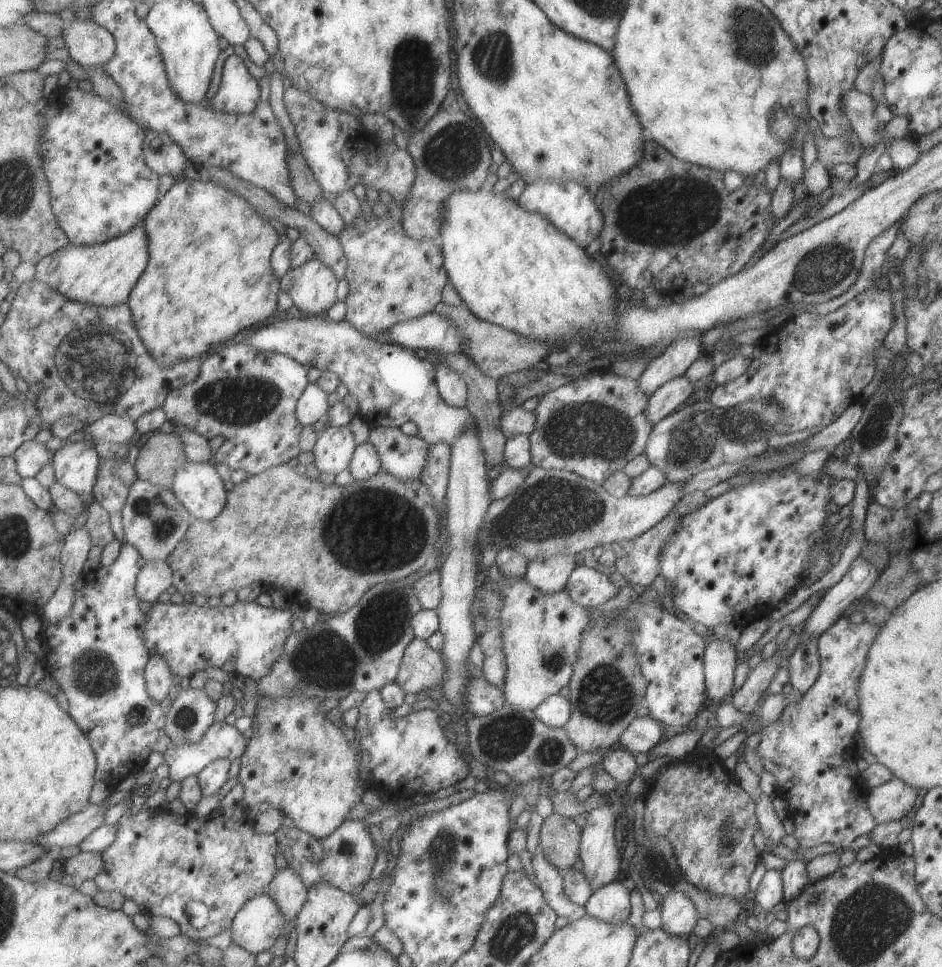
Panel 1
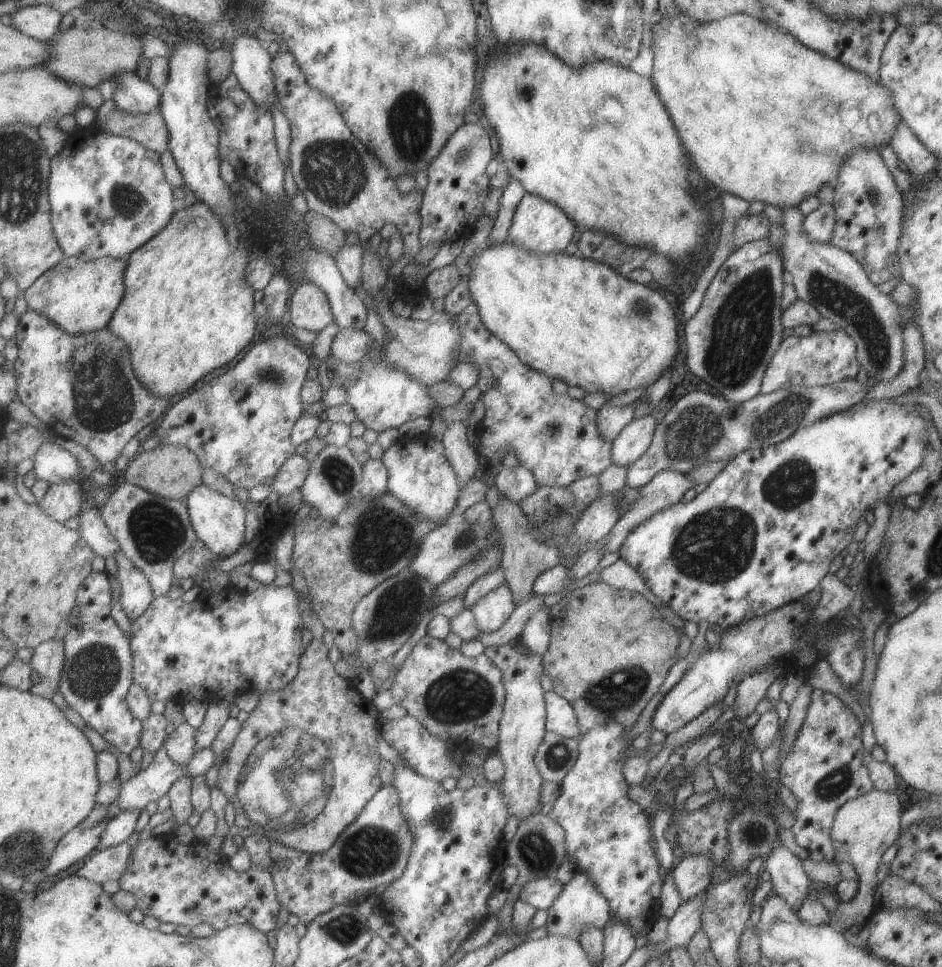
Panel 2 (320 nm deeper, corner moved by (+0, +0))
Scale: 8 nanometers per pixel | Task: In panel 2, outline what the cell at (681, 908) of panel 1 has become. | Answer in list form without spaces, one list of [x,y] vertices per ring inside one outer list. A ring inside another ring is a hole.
[[[685,855],[670,872],[682,901],[705,891],[712,877],[714,860],[709,855]]]

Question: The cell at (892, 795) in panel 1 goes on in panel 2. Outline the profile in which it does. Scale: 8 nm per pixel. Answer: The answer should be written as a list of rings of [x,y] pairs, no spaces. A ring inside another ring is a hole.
[[[871,789],[854,799],[847,799],[836,811],[830,828],[830,839],[836,863],[848,862],[853,866],[858,880],[858,891],[848,901],[839,902],[834,914],[828,912],[828,924],[843,932],[851,925],[863,925],[873,913],[873,885],[881,854],[895,842],[900,831],[901,806],[894,793]]]

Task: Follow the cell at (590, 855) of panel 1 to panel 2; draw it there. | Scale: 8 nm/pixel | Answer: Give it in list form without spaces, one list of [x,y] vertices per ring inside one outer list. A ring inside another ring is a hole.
[[[579,872],[565,886],[562,886],[558,897],[549,908],[546,908],[546,913],[544,927],[547,935],[559,935],[576,941],[586,926],[602,930],[607,920],[610,919],[607,901],[595,890],[589,878]]]

